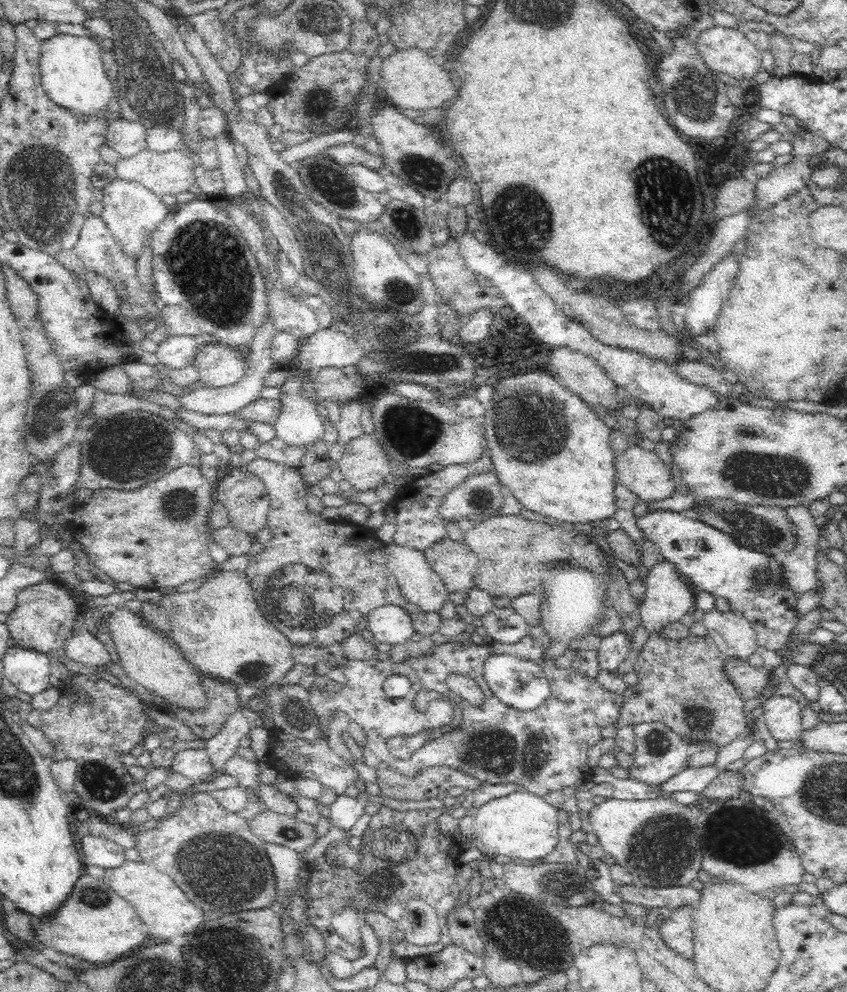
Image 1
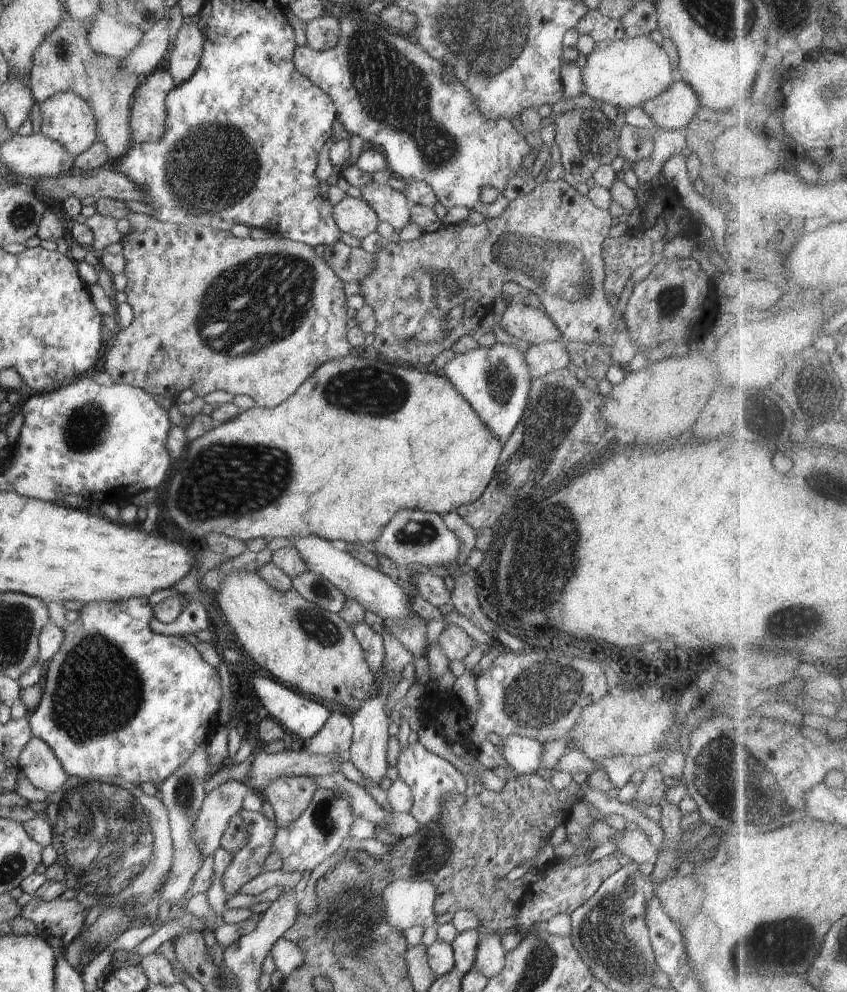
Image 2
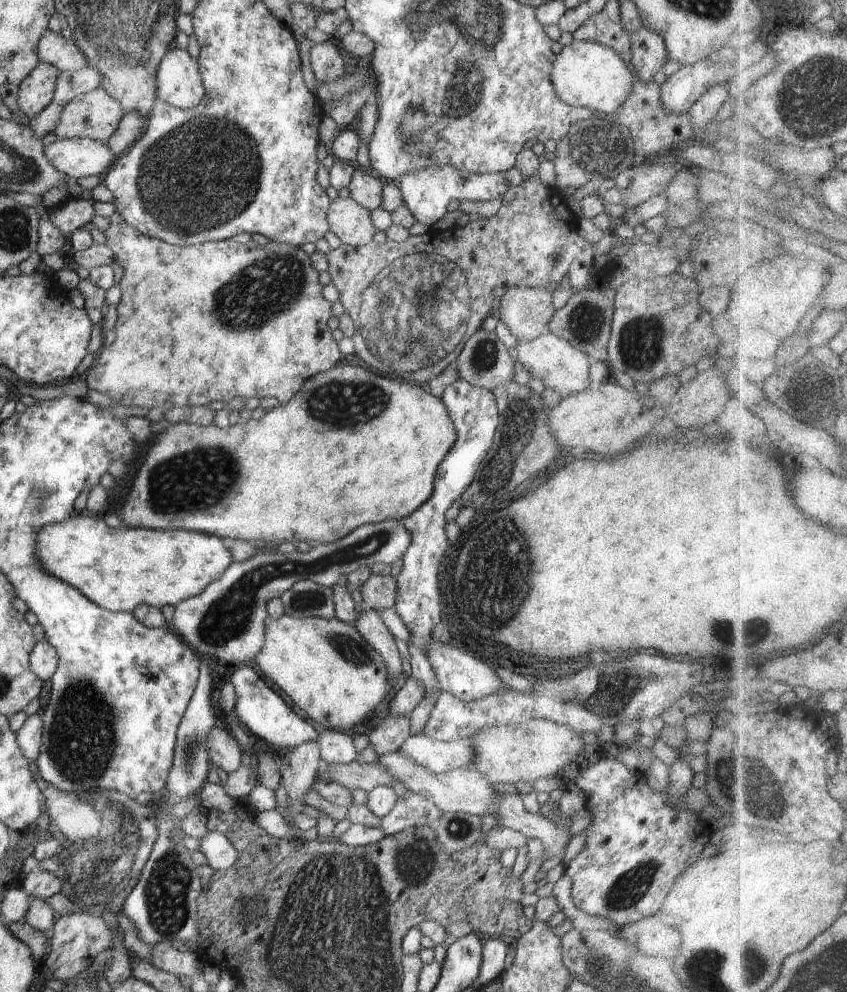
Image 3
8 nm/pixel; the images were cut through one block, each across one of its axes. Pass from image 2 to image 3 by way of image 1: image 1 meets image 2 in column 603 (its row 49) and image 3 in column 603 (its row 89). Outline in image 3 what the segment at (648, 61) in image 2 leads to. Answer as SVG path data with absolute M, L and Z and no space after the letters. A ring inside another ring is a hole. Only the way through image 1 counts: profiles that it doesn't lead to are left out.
M575 40L556 54L550 80L564 104L574 108L589 108L592 112L604 112L611 117L629 97L637 78L636 74L632 74L633 71L612 48L599 42Z

